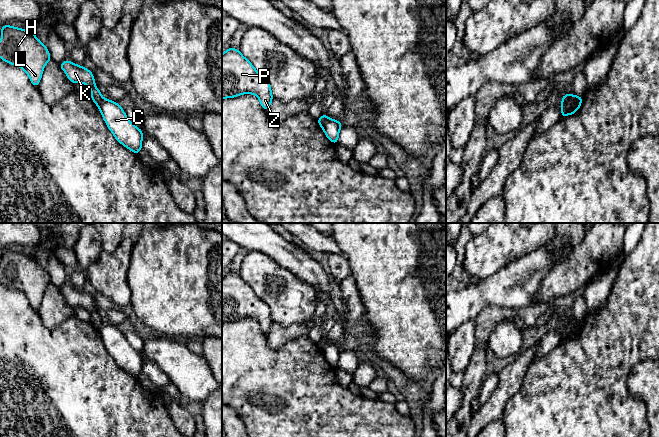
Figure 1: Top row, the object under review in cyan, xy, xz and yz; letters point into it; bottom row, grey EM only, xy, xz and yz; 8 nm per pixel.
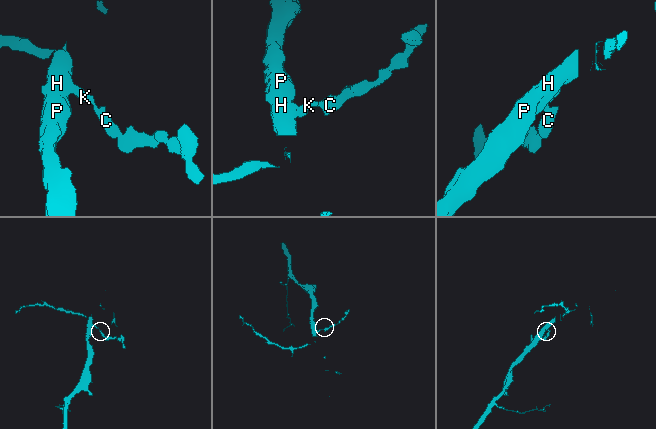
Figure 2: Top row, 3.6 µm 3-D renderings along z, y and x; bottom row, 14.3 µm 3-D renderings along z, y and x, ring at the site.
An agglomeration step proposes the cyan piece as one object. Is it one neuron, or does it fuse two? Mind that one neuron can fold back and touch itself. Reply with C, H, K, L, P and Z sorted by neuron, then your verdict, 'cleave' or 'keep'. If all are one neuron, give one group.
C / H K L P Z | cleave

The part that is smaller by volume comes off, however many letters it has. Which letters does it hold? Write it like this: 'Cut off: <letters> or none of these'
Cut off: C

